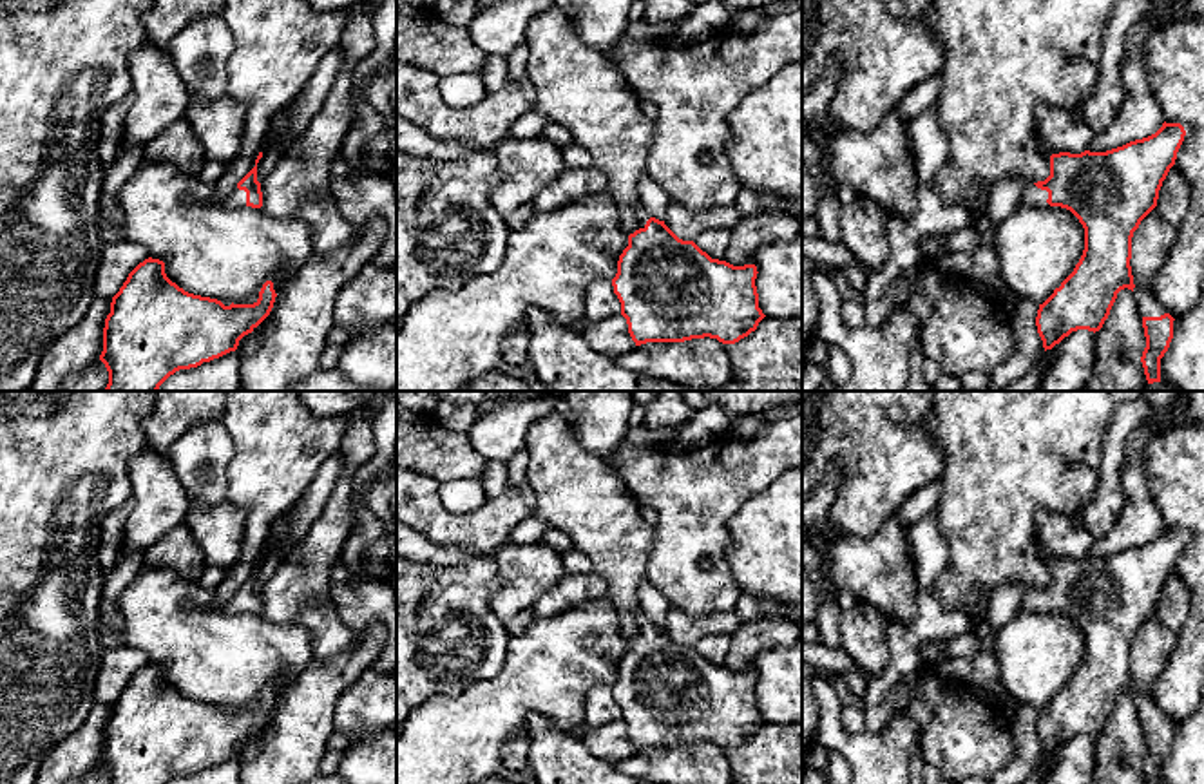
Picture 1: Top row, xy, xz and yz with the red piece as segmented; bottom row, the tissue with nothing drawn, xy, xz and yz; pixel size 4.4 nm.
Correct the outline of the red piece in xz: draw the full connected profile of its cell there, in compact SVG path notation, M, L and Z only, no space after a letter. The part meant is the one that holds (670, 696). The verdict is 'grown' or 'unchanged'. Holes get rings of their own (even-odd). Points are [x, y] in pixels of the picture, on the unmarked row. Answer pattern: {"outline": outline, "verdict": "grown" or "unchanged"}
{"outline": "M639 608L639 634L612 684L635 751L717 744L735 750L766 722L759 713L757 672L712 664L679 645Z", "verdict": "grown"}

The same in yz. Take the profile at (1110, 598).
{"outline": "M1164 527L1155 540L1106 558L1052 559L1050 581L1027 590L1019 612L1061 612L1085 634L1079 668L1037 715L1045 757L1072 737L1099 737L1117 699L1133 697L1132 643L1157 612L1184 541L1180 529Z", "verdict": "grown"}

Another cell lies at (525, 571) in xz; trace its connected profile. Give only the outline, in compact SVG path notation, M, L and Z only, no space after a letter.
M543 541L529 545L509 543L494 554L500 587L491 598L491 608L507 623L521 610L532 608L569 570L561 554Z

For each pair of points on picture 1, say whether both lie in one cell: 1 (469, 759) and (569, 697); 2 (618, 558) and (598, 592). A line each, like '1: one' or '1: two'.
1: one
2: two

